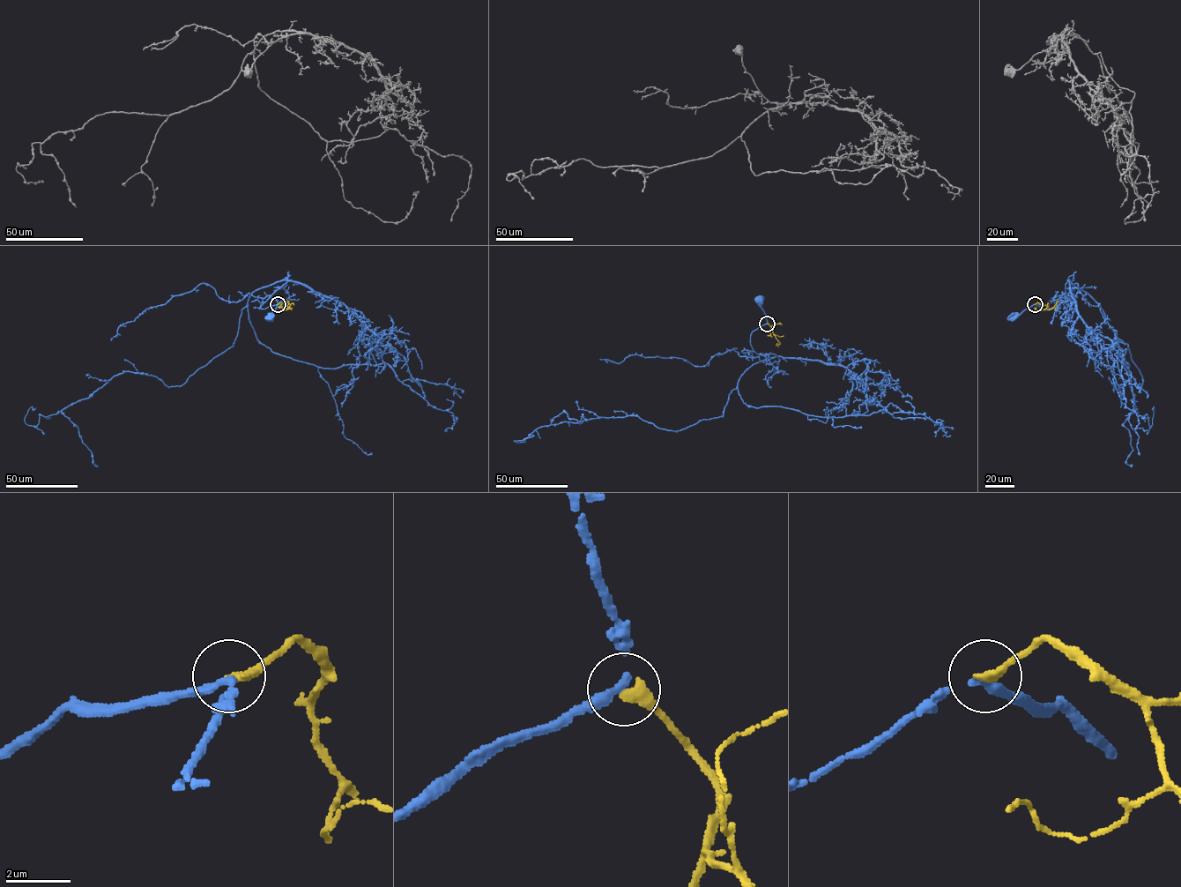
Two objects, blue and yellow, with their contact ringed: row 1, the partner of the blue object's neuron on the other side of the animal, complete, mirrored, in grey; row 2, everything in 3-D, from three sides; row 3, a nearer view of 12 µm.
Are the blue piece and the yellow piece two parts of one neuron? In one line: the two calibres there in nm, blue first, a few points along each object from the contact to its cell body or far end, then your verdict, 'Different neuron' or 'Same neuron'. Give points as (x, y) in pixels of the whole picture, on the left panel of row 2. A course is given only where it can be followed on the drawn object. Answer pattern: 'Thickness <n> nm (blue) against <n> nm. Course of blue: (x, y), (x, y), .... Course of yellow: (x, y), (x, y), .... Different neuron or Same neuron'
Thickness 200 nm (blue) against 340 nm. Course of blue: (278, 304), (270, 319). Course of yellow: (278, 304), (280, 302), (282, 308), (285, 309), (290, 306), (289, 303), (288, 309). Same neuron

